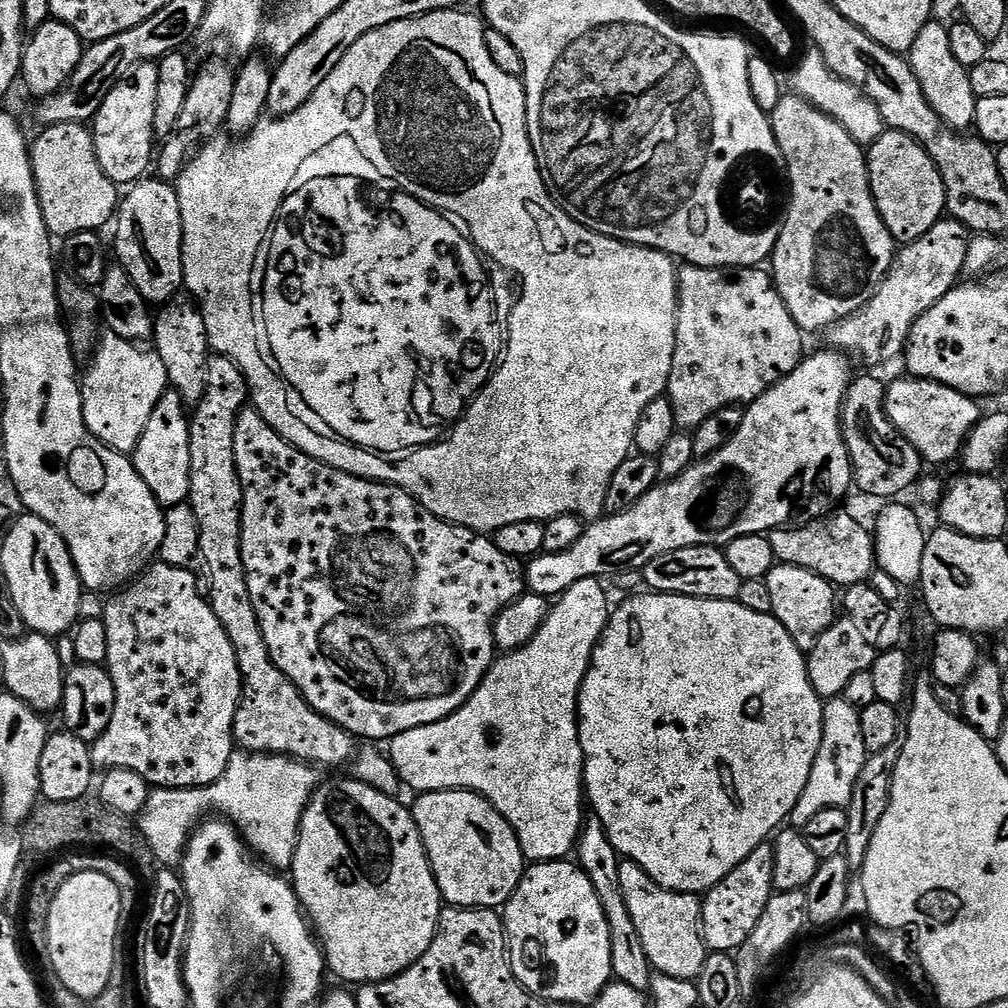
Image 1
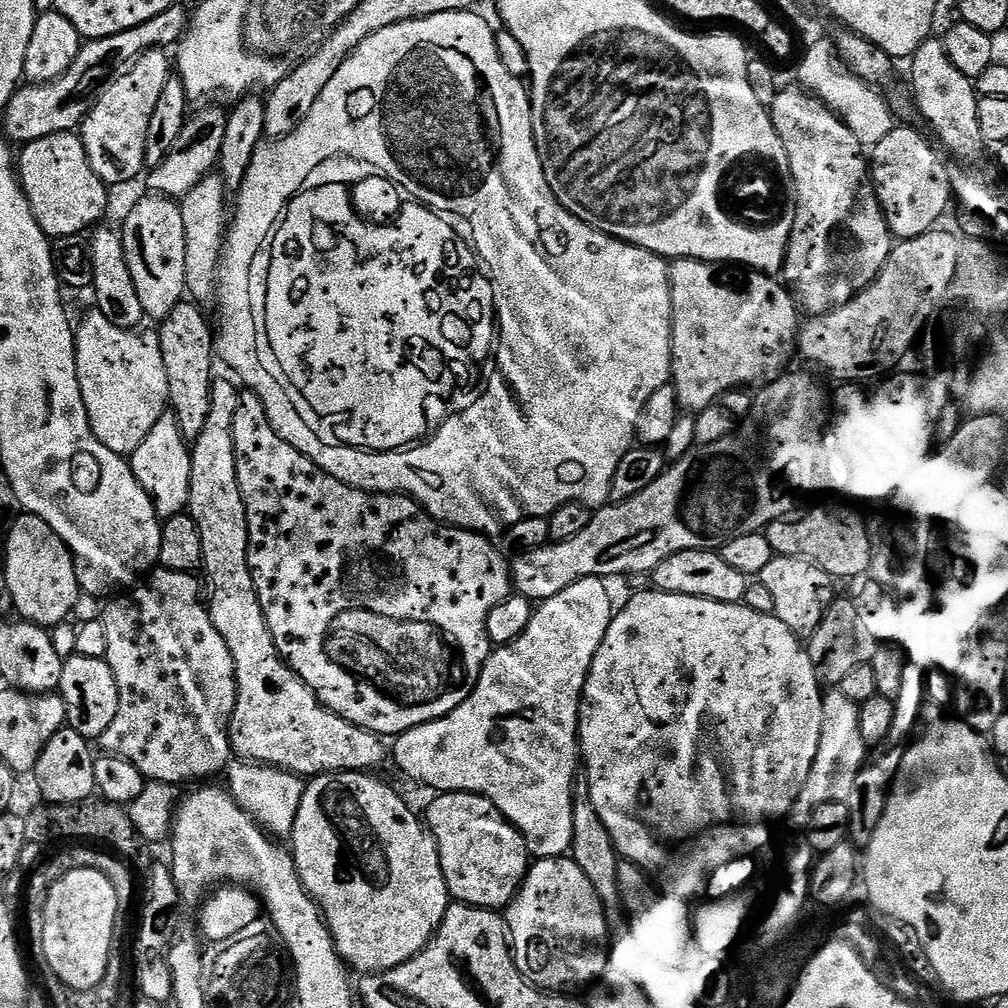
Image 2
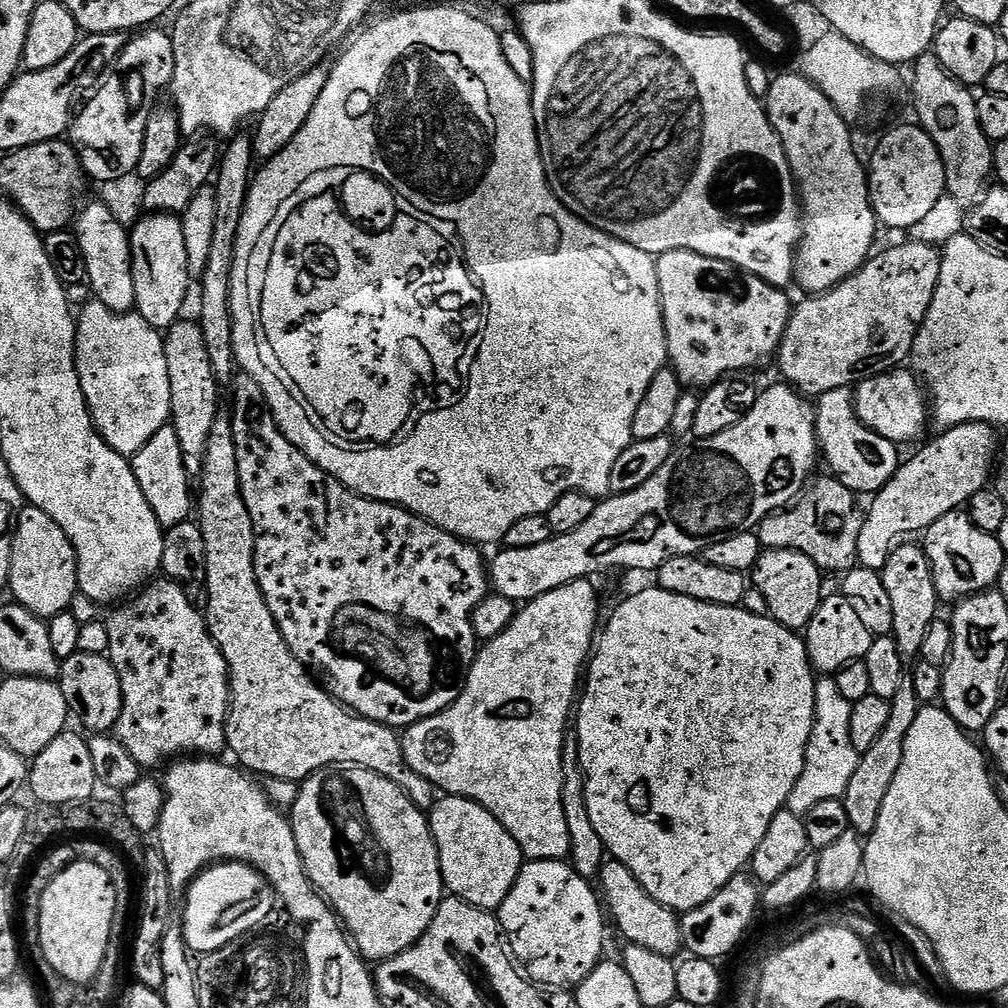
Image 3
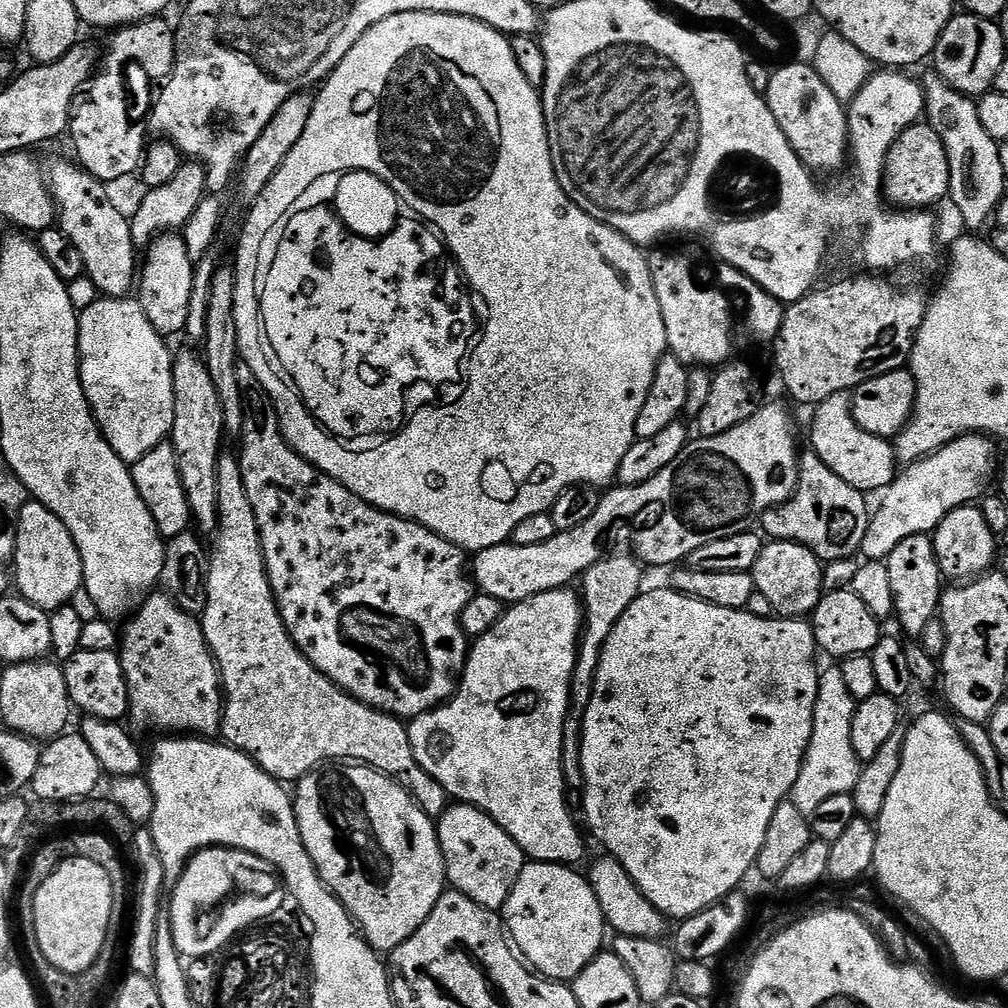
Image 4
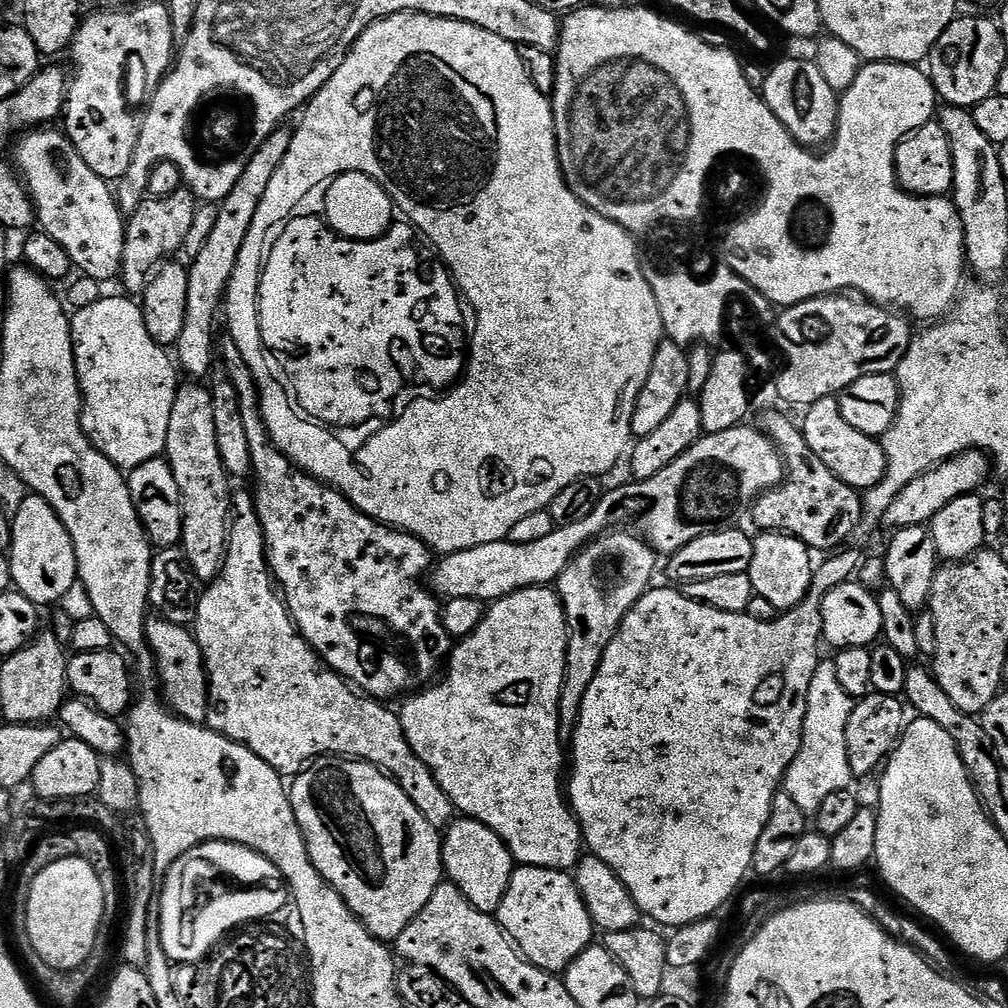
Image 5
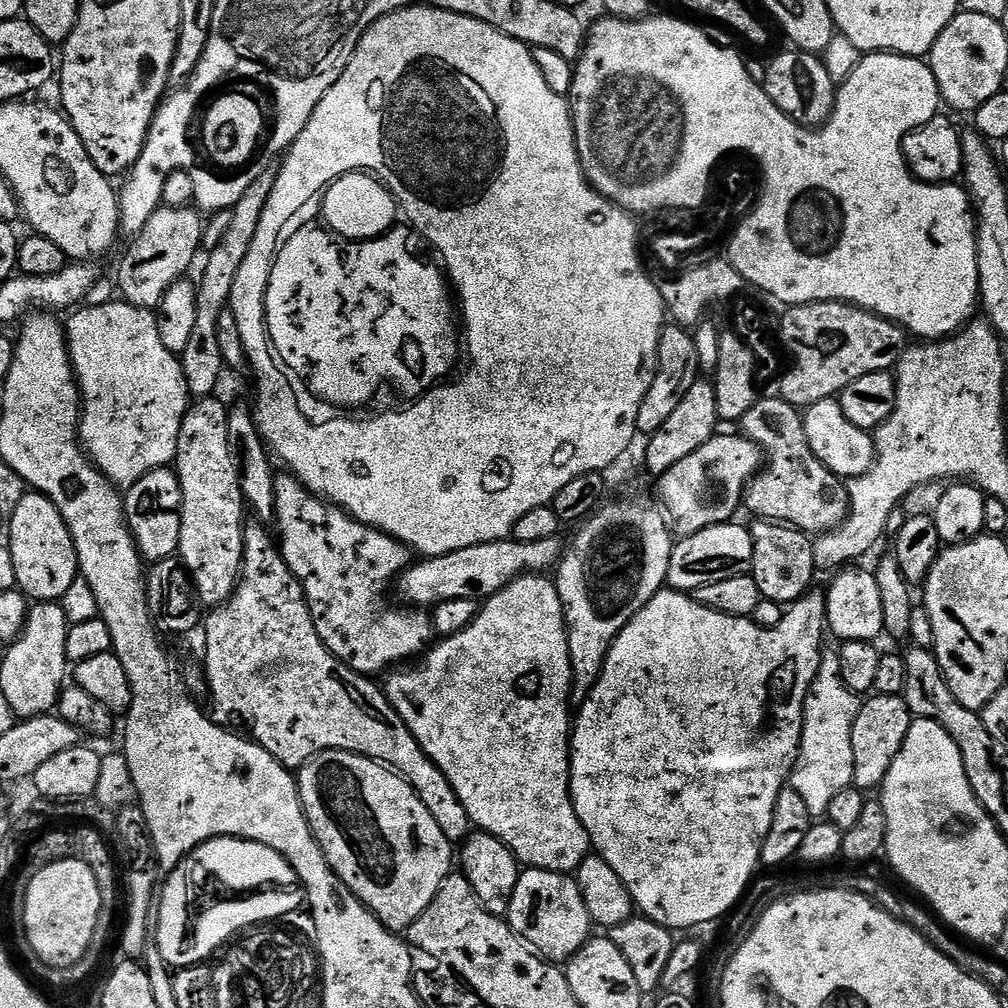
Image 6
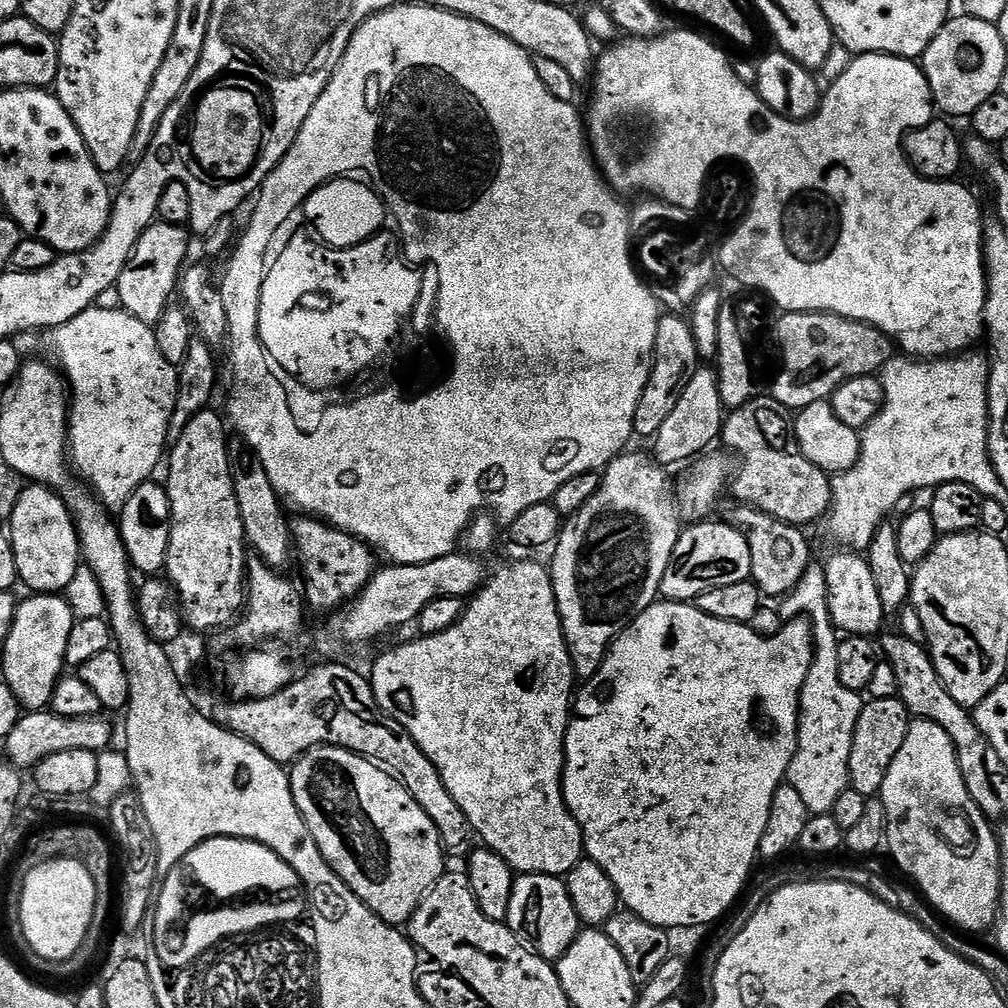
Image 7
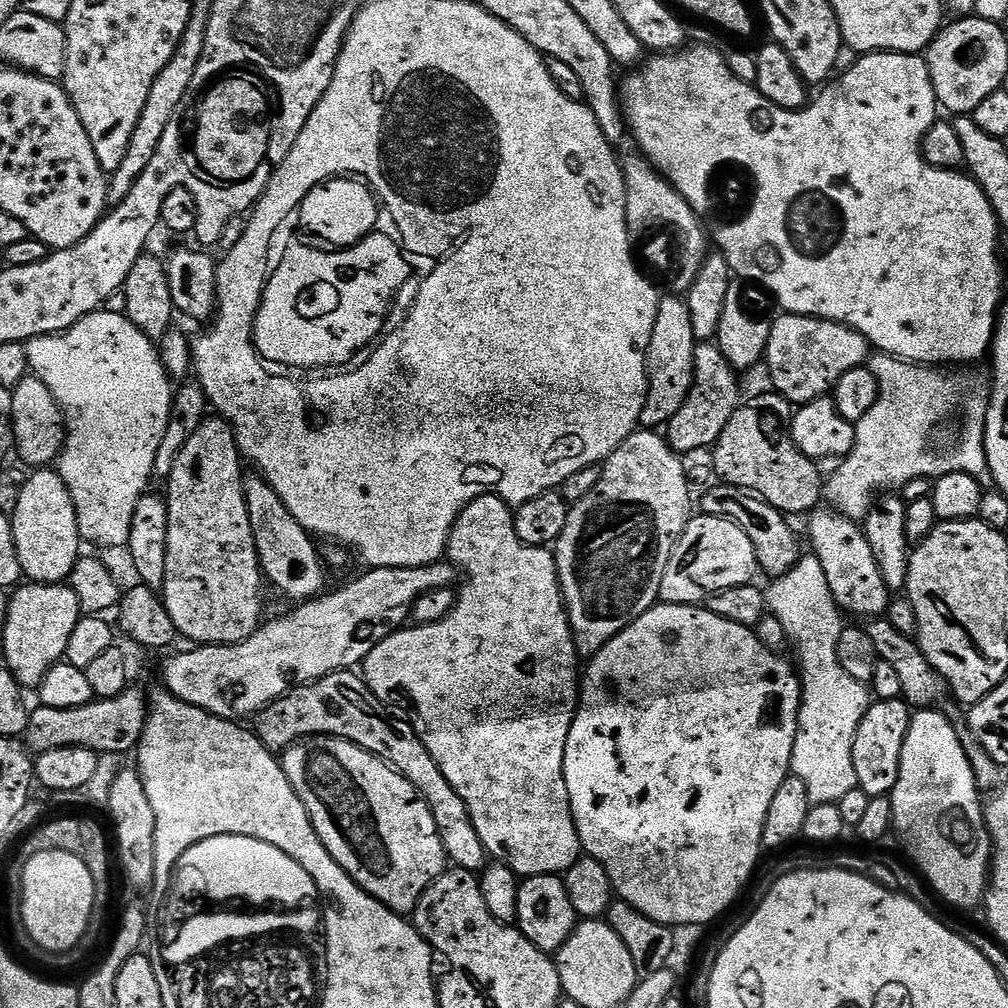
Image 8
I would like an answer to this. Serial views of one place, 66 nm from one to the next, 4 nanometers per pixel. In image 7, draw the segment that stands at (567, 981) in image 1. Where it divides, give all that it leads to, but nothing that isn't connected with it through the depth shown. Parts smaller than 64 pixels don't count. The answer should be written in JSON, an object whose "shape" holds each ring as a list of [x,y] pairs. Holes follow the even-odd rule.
{"shape":[[[517,875],[512,881],[512,897],[506,923],[521,938],[532,935],[531,943],[535,952],[549,962],[562,959],[582,931],[574,902],[570,902],[567,883],[558,876]]]}

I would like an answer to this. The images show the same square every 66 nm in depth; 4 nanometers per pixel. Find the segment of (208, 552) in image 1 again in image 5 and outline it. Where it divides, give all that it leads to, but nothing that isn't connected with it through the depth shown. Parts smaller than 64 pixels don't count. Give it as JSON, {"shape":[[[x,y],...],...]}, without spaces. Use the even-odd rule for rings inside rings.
{"shape":[[[236,490],[232,493],[232,515],[224,564],[219,576],[205,588],[208,589],[205,592],[203,589],[196,602],[194,635],[208,672],[207,727],[246,746],[258,754],[266,766],[285,778],[299,776],[305,768],[321,758],[365,760],[367,764],[374,764],[387,772],[399,784],[430,826],[444,830],[453,823],[457,815],[456,807],[450,802],[446,790],[438,786],[432,771],[412,753],[399,715],[393,709],[391,712],[387,703],[357,690],[333,668],[329,668],[296,628],[285,597],[278,591],[278,584],[268,565],[264,530],[251,491]]]}

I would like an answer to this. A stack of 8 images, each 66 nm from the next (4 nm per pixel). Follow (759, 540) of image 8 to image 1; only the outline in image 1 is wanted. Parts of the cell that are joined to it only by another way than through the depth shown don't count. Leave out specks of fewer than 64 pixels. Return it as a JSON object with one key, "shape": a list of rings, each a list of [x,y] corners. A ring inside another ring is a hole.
{"shape":[[[782,563],[772,567],[763,581],[766,590],[770,592],[771,615],[775,616],[778,622],[782,622],[782,626],[786,626],[786,630],[797,644],[801,646],[815,644],[816,637],[832,623],[838,612],[838,592],[834,585],[802,566]]]}

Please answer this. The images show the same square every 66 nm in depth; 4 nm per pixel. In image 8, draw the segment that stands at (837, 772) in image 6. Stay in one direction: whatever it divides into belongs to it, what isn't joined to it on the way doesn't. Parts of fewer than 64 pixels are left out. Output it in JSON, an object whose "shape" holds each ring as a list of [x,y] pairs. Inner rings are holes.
{"shape":[[[815,554],[801,555],[794,567],[771,583],[764,588],[764,602],[771,616],[786,626],[791,647],[796,647],[800,677],[800,709],[791,775],[802,778],[809,805],[839,804],[849,790],[857,788],[854,734],[868,709],[870,688],[858,682],[858,678],[850,678],[842,670],[842,662],[838,662],[838,638],[846,620],[832,597],[819,558]]]}

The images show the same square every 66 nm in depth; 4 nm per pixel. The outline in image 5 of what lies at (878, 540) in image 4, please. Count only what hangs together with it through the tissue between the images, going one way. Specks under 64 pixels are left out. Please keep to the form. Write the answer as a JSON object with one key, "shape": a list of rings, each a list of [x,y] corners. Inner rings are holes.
{"shape":[[[972,449],[956,455],[955,458],[932,468],[925,475],[920,475],[909,486],[904,487],[889,510],[886,510],[883,525],[897,530],[929,523],[937,512],[952,502],[954,498],[977,493],[980,490],[978,488],[987,480],[989,472],[991,474],[992,464],[987,453],[979,449]]]}

